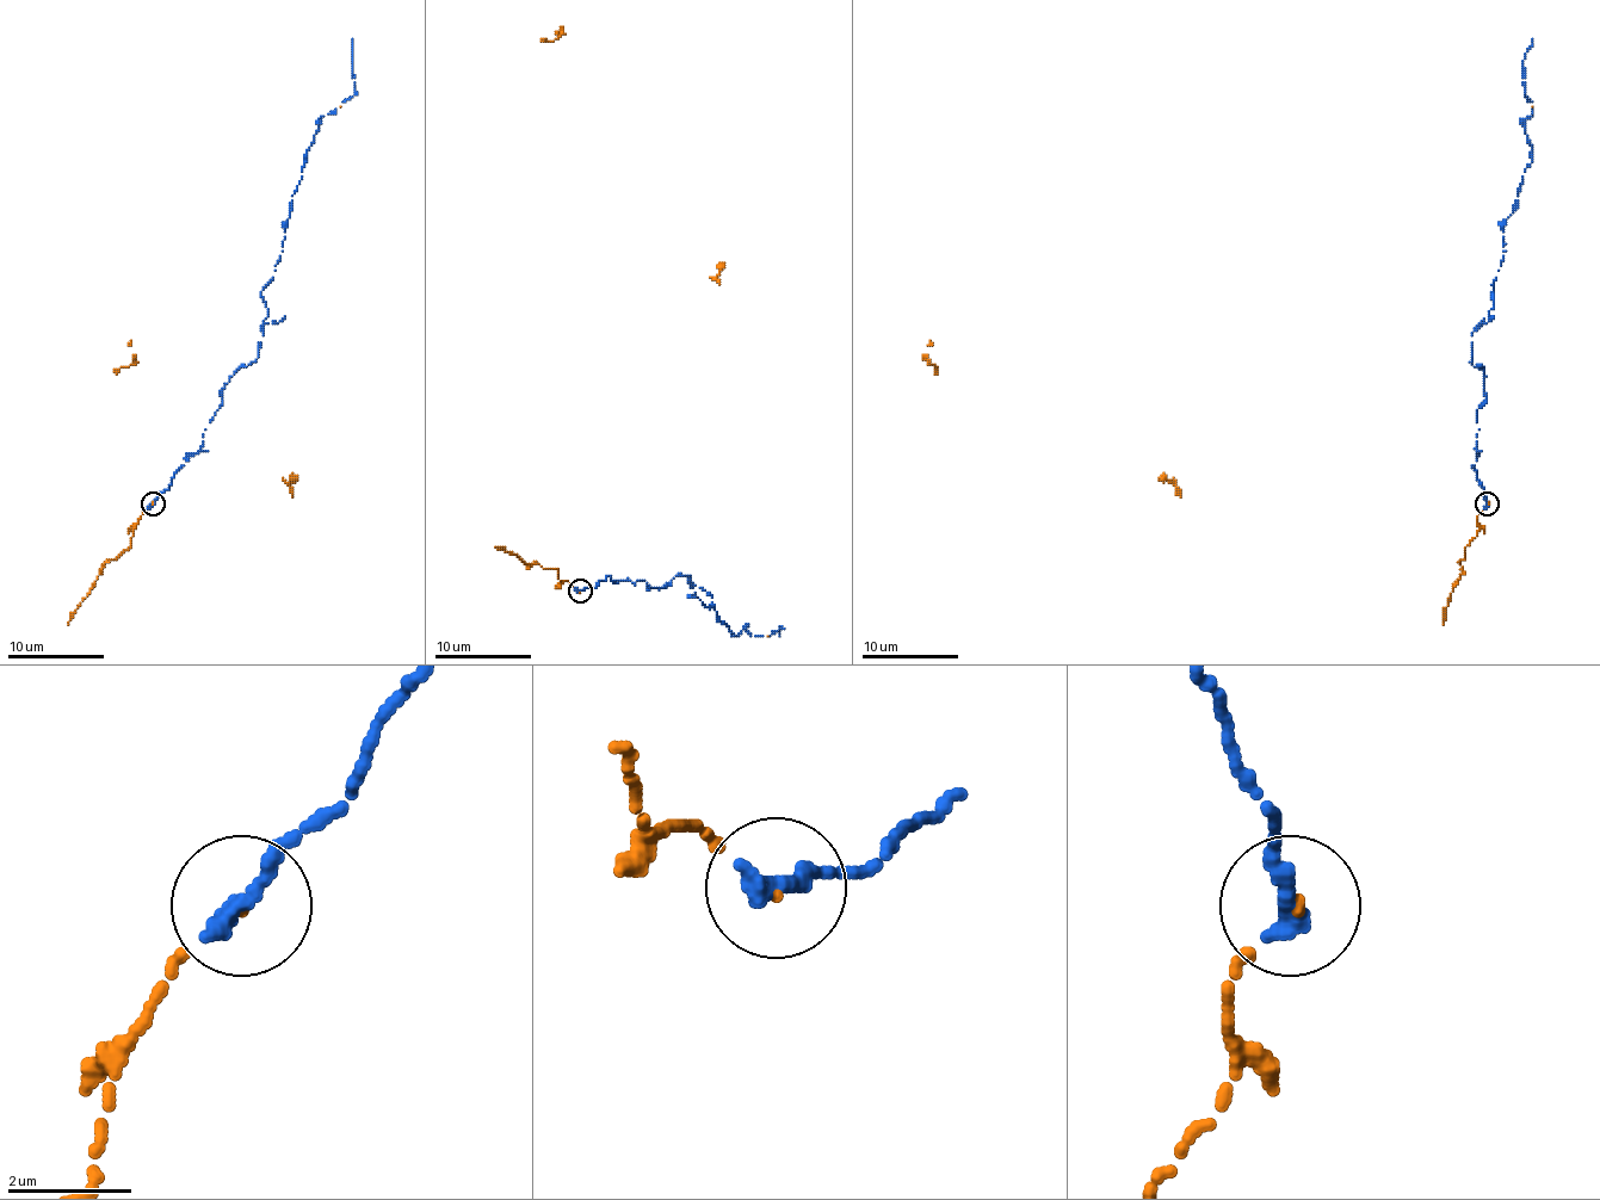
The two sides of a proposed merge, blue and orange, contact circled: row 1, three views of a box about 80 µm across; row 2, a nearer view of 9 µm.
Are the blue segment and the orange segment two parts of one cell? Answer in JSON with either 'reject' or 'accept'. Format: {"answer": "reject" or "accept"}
{"answer": "accept"}

